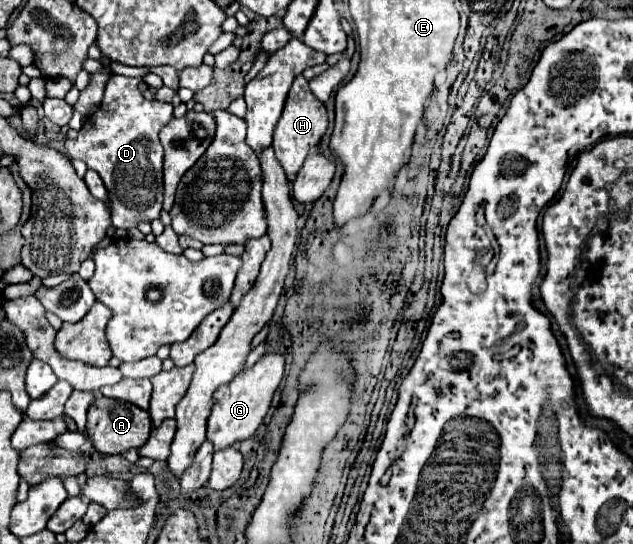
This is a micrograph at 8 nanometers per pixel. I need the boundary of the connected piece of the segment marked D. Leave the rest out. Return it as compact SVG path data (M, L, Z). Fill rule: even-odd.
M112 74L104 86L104 98L100 108L84 120L78 138L66 140L68 158L80 158L88 168L96 170L104 180L110 196L112 226L134 228L140 222L152 222L160 218L164 184L162 184L162 158L164 150L158 140L158 132L172 120L172 104L160 100L148 100L138 90L141 77Z

